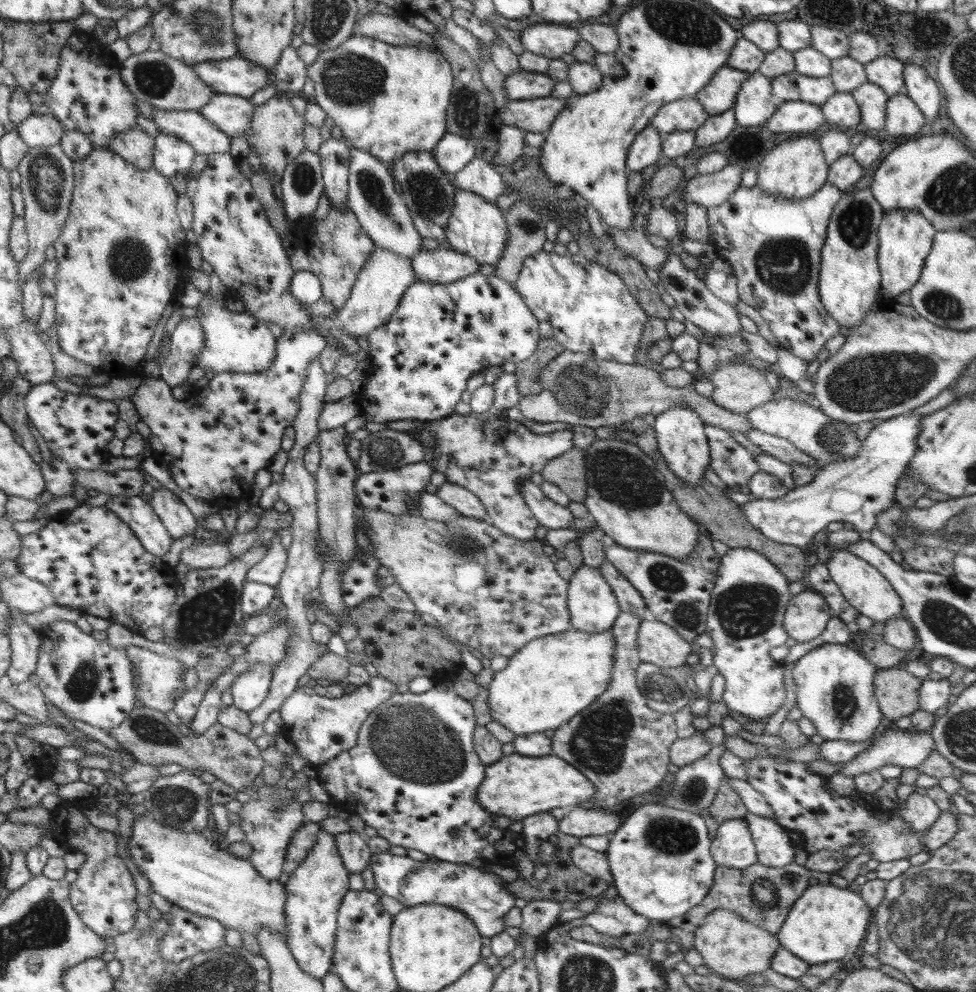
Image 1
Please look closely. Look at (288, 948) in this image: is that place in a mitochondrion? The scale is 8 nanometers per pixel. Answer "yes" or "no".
no

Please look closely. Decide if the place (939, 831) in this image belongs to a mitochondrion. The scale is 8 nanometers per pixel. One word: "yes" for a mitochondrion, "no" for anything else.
no

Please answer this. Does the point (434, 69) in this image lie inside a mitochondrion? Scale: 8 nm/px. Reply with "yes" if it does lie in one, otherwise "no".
no

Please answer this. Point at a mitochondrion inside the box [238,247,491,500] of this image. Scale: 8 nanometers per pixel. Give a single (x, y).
(384, 452)

